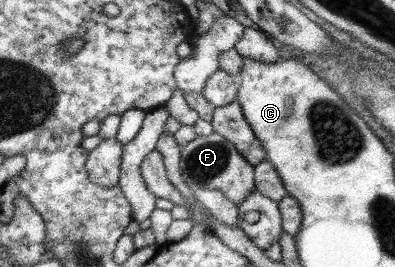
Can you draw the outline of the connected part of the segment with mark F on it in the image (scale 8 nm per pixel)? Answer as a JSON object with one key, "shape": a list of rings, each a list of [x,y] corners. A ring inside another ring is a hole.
{"shape":[[[217,133],[206,137],[195,137],[181,148],[179,168],[181,180],[190,189],[215,189],[238,206],[248,193],[255,191],[253,182],[253,166],[236,151],[236,148]]]}

